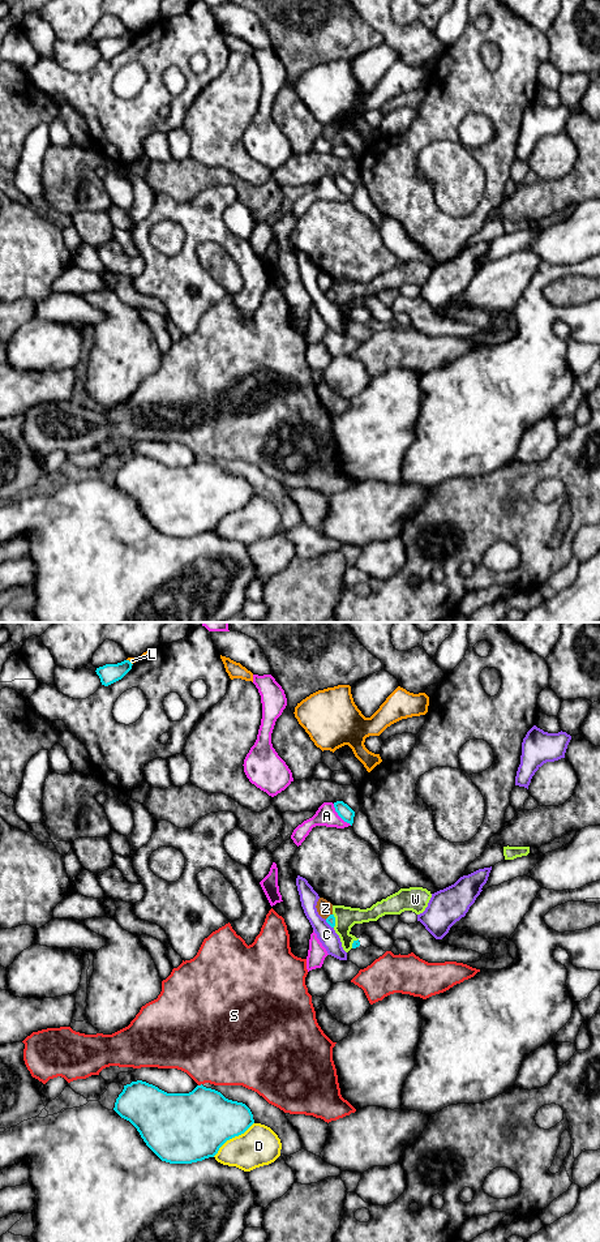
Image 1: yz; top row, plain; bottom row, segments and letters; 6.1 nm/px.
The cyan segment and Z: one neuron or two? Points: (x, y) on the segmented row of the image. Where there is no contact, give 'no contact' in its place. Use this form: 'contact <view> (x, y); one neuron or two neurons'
contact yz (329, 916); two neurons

